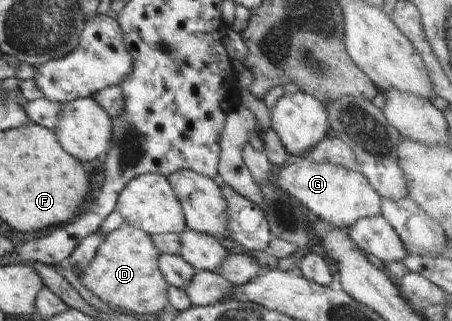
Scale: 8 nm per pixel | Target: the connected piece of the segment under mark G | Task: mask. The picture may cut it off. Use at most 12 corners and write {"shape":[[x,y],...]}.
{"shape":[[301,157],[277,188],[340,230],[382,213],[359,171]]}

